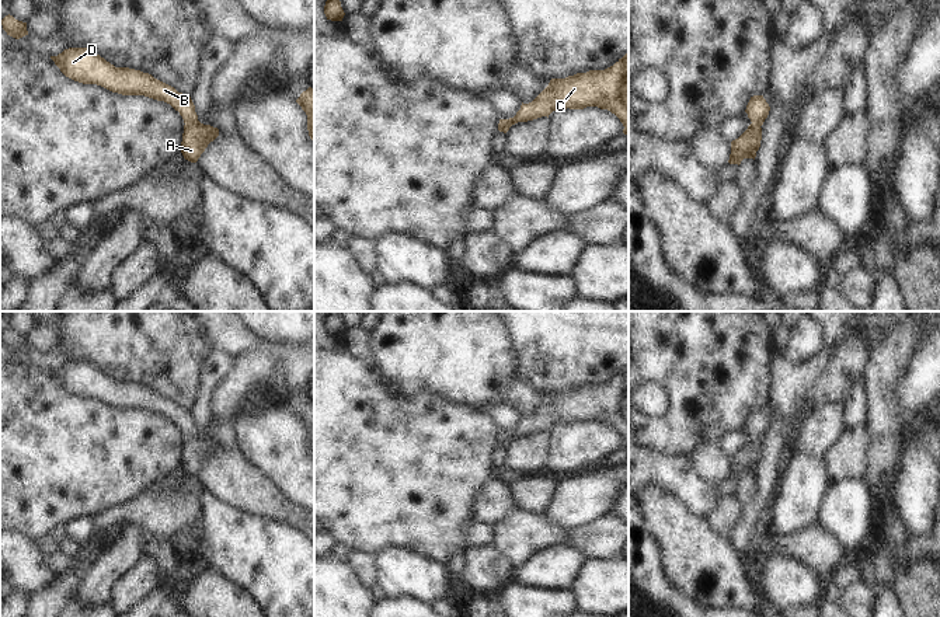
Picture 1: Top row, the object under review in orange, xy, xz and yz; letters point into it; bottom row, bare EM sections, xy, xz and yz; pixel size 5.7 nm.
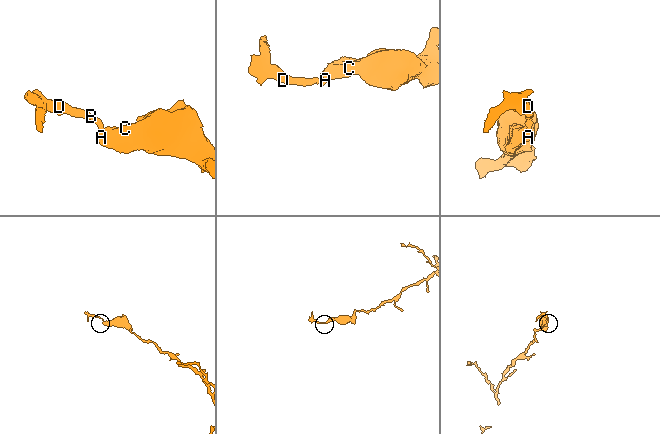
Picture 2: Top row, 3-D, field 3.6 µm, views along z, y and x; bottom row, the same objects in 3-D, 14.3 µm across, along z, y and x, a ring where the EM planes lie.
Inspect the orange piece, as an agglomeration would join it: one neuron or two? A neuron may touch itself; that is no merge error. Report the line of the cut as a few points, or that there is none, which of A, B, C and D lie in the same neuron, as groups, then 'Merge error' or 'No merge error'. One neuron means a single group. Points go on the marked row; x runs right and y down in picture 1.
No split. Groups: A B C D. No merge error.

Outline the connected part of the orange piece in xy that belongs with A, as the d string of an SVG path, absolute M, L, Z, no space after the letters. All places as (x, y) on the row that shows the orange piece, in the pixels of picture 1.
M69 48L51 59L66 77L74 81L97 84L122 95L145 95L170 104L184 119L181 153L191 163L196 163L208 144L219 136L217 128L198 121L189 95L178 93L149 73L115 67L87 48Z

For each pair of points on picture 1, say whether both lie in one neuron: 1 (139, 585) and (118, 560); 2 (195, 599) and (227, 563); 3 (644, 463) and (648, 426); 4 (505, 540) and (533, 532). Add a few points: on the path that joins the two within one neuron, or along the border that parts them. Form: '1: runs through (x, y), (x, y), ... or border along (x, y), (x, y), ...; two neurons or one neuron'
1: border along (145, 554), (114, 585), (110, 598); two neurons
2: border along (209, 565), (246, 591); two neurons
3: border along (643, 445), (669, 457), (676, 457); two neurons
4: runs through (512, 537), (526, 533); one neuron

